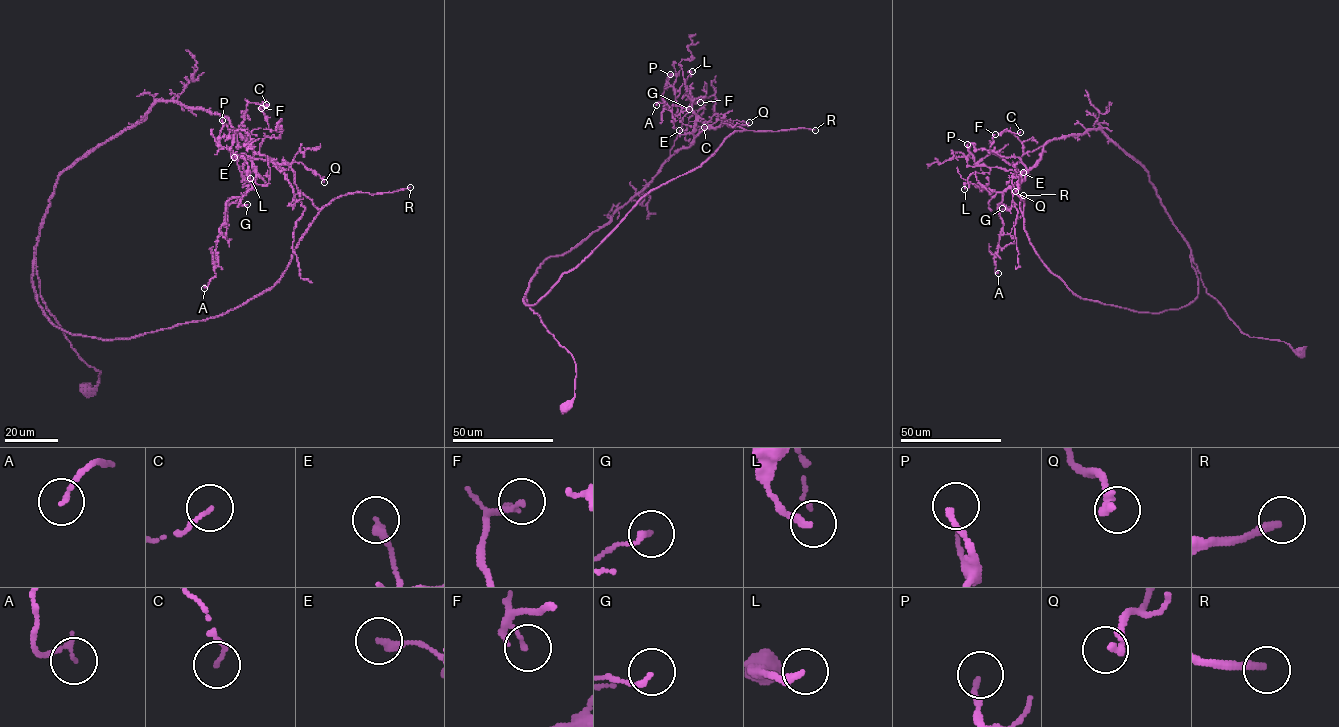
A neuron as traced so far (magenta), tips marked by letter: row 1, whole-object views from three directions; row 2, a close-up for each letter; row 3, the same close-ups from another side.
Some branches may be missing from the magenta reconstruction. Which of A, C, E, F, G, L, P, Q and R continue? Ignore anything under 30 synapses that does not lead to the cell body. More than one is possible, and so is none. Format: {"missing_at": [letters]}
{"missing_at": ["R"]}

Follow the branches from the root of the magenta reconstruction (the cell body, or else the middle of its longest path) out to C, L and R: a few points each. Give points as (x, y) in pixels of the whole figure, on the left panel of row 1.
C: (88, 389), (100, 372), (36, 273), (57, 177), (157, 101), (235, 132), (248, 103), (266, 104)
L: (88, 389), (100, 372), (36, 273), (57, 177), (174, 100), (223, 114), (277, 163), (229, 151), (250, 178)
R: (88, 389), (100, 372), (47, 308), (34, 263), (55, 326), (133, 338), (269, 290), (336, 198), (410, 187)

